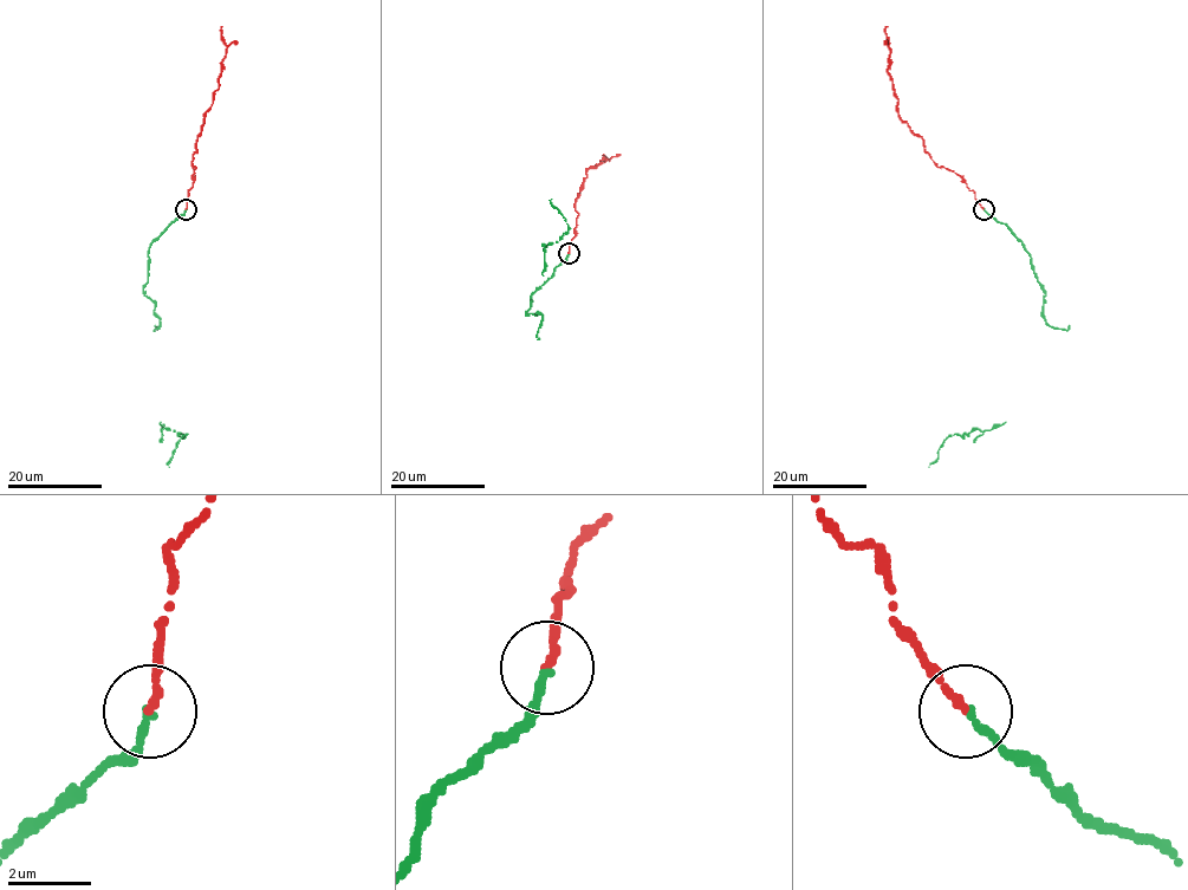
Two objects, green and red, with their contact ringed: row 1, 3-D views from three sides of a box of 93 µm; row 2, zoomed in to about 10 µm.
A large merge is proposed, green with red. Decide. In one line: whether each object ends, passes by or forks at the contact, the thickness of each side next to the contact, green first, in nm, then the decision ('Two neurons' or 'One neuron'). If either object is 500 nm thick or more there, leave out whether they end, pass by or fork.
At the ring green ends. At the ring red ends. Thickness 220 nm (green) against 220 nm. One neuron

